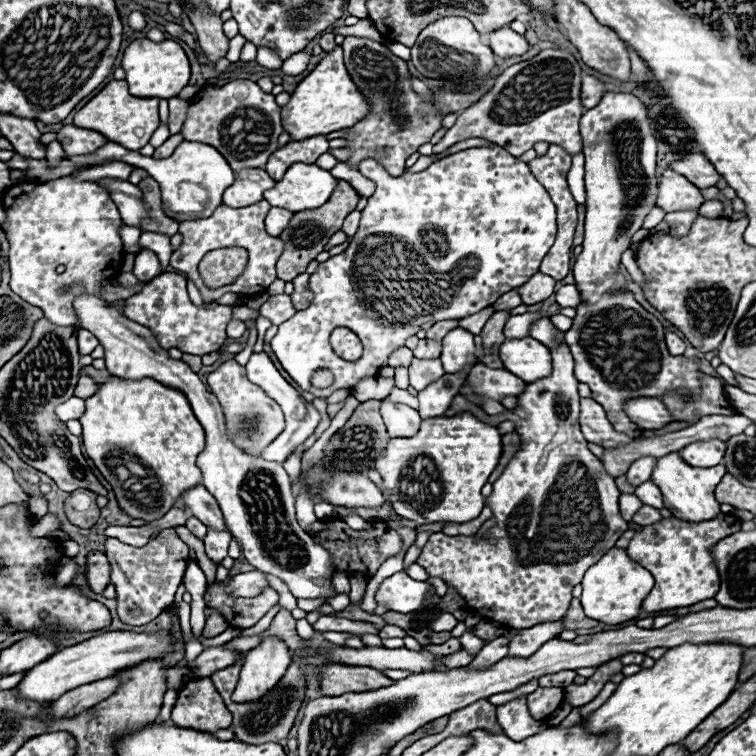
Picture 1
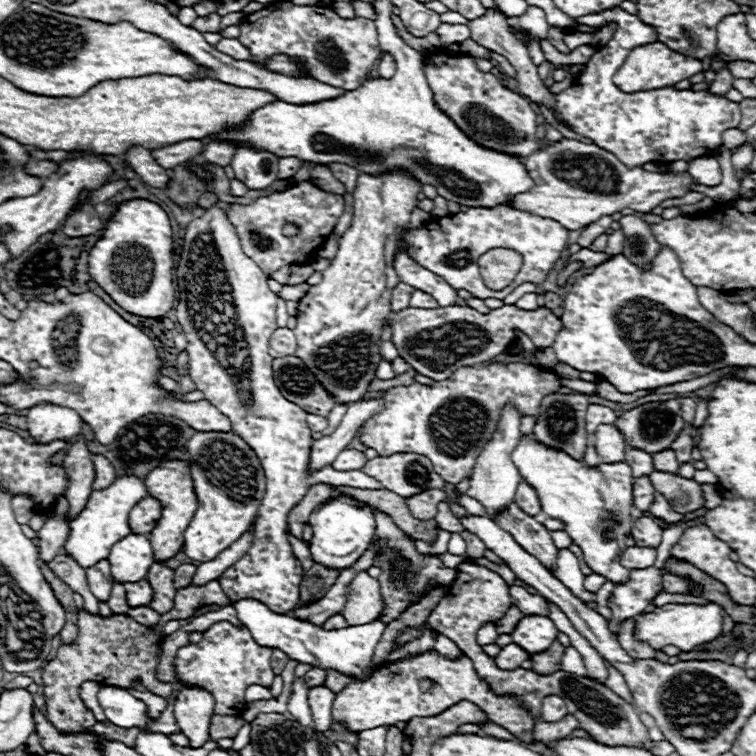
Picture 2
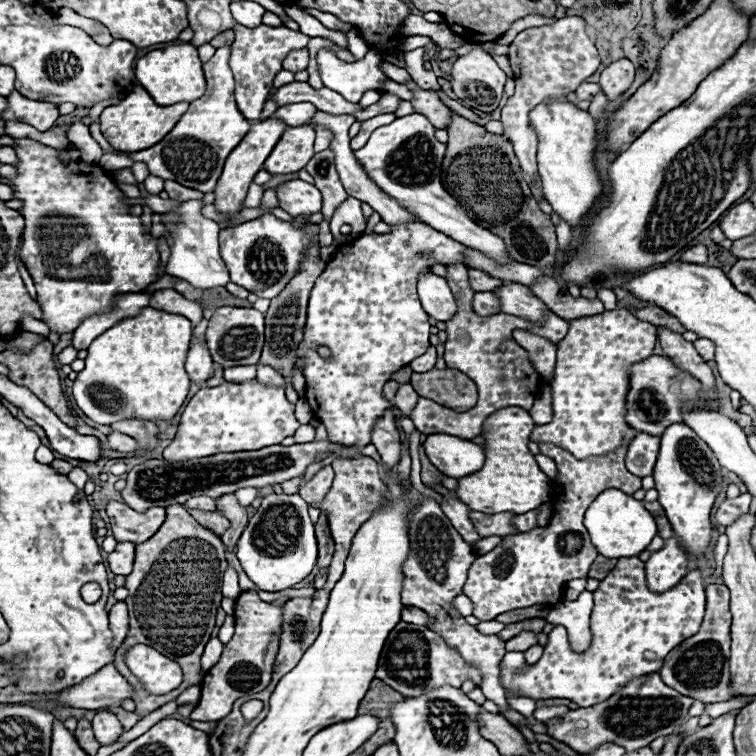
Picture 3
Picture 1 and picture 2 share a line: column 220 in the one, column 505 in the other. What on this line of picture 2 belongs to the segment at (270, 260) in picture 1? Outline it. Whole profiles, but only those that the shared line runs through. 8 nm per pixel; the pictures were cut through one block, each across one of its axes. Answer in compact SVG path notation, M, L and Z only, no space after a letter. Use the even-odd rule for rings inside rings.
M496 206L496 208L468 208L466 212L430 220L422 224L420 228L410 230L404 240L408 244L410 256L422 268L438 274L456 290L464 288L482 300L484 298L502 300L516 286L524 282L530 282L534 286L542 286L546 282L548 274L556 268L558 260L564 256L564 250L568 248L568 230L552 218L526 214L510 206ZM492 248L512 248L520 252L524 258L522 270L516 274L512 284L502 290L490 290L488 286L484 286L478 272L478 264L476 264L476 260L486 250L492 250Z

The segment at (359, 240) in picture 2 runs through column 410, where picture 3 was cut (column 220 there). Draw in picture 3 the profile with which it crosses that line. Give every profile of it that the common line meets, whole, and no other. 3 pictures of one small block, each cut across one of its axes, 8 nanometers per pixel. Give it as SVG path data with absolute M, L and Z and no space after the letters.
M270 116L270 118L262 120L262 122L252 124L252 128L250 128L250 132L244 136L244 140L232 150L232 154L228 156L226 166L224 166L224 170L222 170L222 176L220 176L218 184L216 184L216 190L214 190L214 194L216 194L216 202L214 202L214 204L216 204L216 208L218 208L220 214L232 216L232 214L236 214L236 212L242 210L240 202L244 200L244 194L248 192L248 186L252 184L252 178L256 176L258 170L262 170L264 160L266 160L268 154L274 150L276 142L278 142L280 136L284 134L284 130L286 130L286 124L284 124L282 120L278 120L276 116Z

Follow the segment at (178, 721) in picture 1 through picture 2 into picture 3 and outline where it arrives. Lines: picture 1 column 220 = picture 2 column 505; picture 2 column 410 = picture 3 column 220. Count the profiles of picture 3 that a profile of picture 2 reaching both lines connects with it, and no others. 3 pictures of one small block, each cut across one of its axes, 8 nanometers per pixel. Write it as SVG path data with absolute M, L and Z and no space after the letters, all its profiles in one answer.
M254 590L242 592L236 600L236 632L232 640L224 646L222 658L214 664L204 680L202 680L202 696L198 706L192 710L192 720L214 722L232 712L232 704L246 696L264 690L270 684L274 662L278 653L279 643L274 638L282 632L282 606L272 606L262 602Z

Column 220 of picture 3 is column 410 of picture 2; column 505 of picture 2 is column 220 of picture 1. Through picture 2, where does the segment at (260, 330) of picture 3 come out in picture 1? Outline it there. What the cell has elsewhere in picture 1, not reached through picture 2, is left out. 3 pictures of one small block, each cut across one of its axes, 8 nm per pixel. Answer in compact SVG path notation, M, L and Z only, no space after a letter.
M164 272L148 282L138 294L126 300L126 318L134 320L136 324L148 326L164 350L178 348L184 354L204 356L220 352L228 344L226 326L232 320L232 308L216 306L212 310L204 310L194 306L186 292L186 278L176 272Z

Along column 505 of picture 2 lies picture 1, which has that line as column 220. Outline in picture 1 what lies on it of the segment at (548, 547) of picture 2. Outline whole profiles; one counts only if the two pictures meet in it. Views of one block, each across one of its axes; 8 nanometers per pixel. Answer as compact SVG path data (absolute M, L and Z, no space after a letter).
M196 484L194 488L186 490L180 498L188 506L188 510L206 526L218 526L218 530L226 528L224 518L220 514L220 506L216 506L216 500L212 498L212 494L208 494L208 490L204 490L202 484Z

